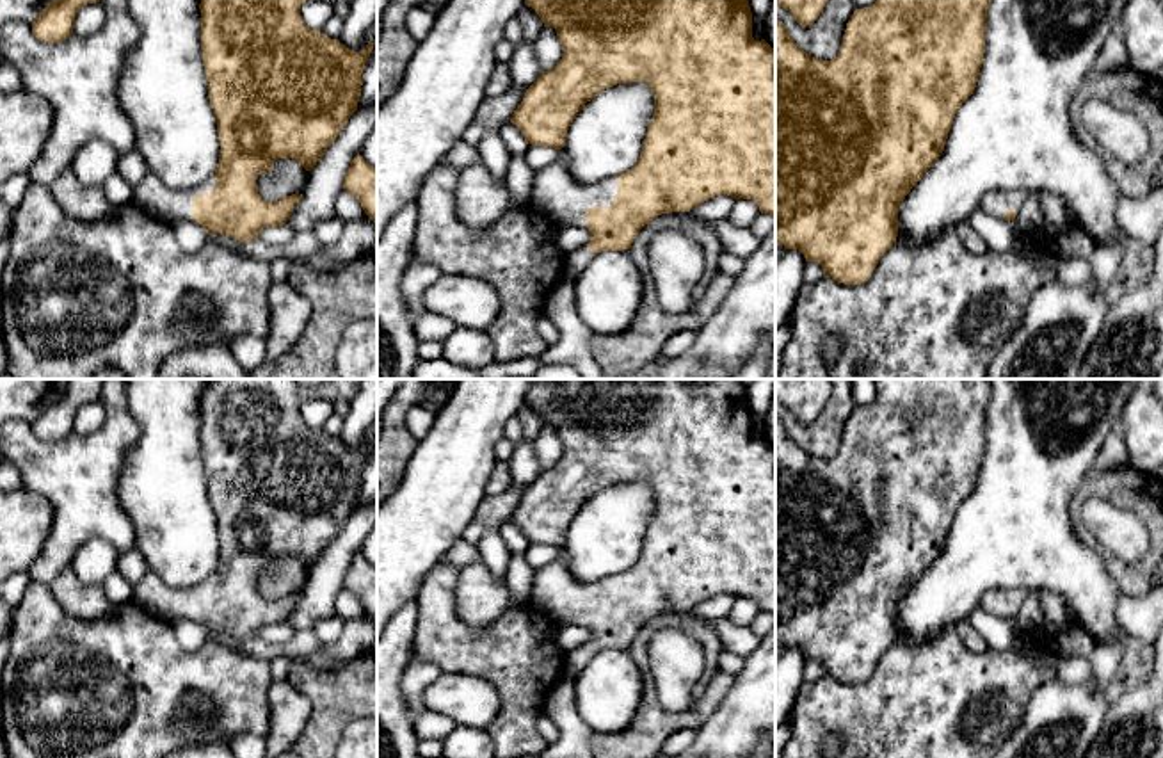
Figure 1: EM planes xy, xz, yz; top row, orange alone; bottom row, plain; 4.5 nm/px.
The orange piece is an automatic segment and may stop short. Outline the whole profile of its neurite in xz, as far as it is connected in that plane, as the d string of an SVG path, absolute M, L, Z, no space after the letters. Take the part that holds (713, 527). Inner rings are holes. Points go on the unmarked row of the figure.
M532 379L525 404L557 429L564 447L557 464L537 475L510 516L526 543L562 548L585 502L617 482L646 480L654 493L640 555L626 571L578 584L557 560L533 573L530 605L558 626L590 630L587 644L565 653L564 676L574 678L601 649L628 649L654 616L690 610L713 594L750 598L761 612L775 614L775 448L752 436L752 411L740 379Z

